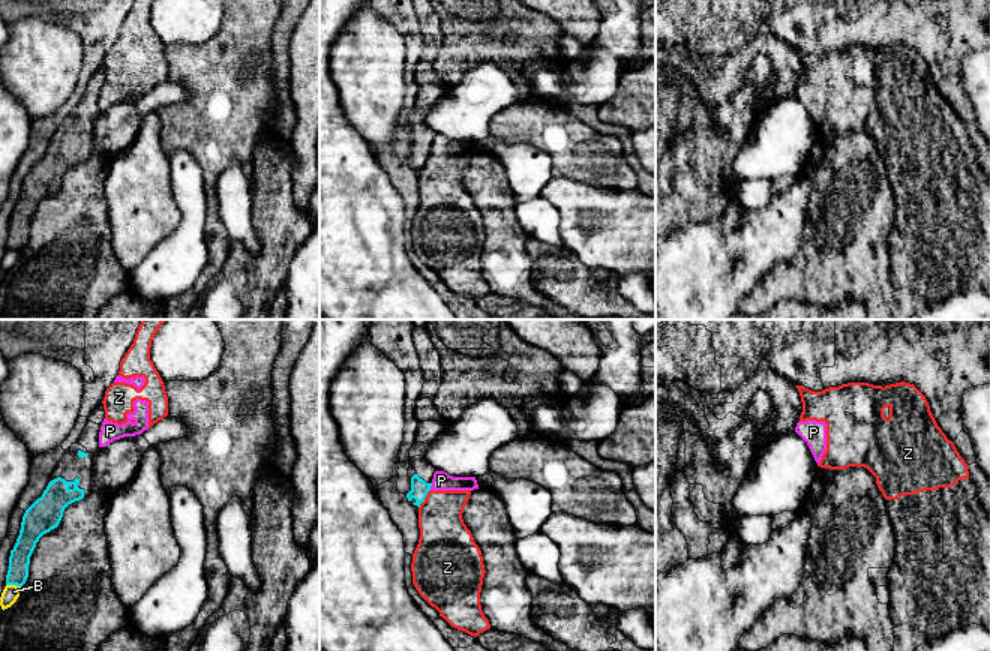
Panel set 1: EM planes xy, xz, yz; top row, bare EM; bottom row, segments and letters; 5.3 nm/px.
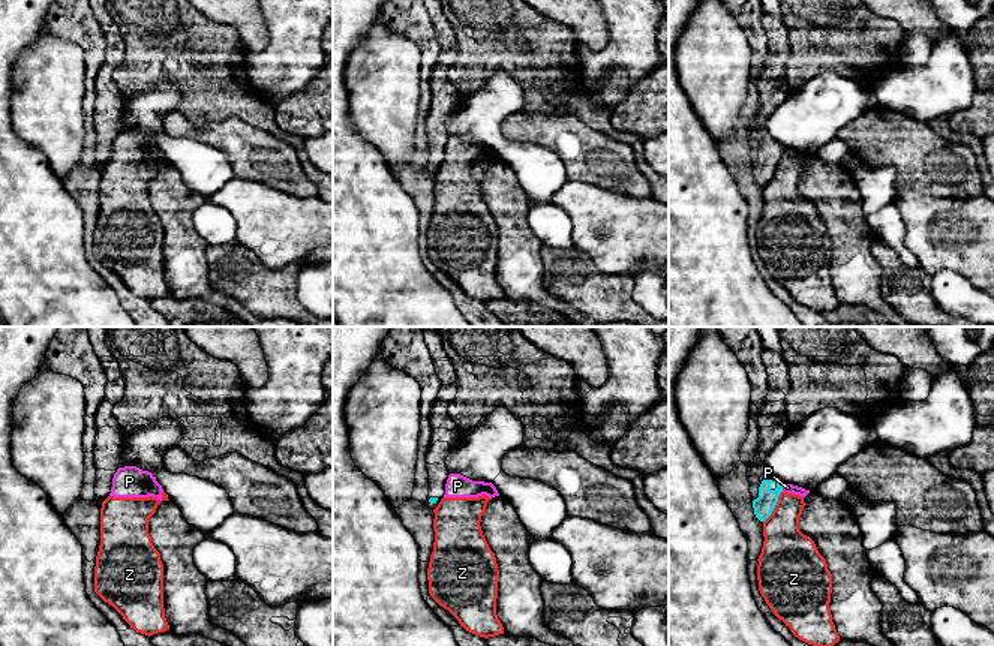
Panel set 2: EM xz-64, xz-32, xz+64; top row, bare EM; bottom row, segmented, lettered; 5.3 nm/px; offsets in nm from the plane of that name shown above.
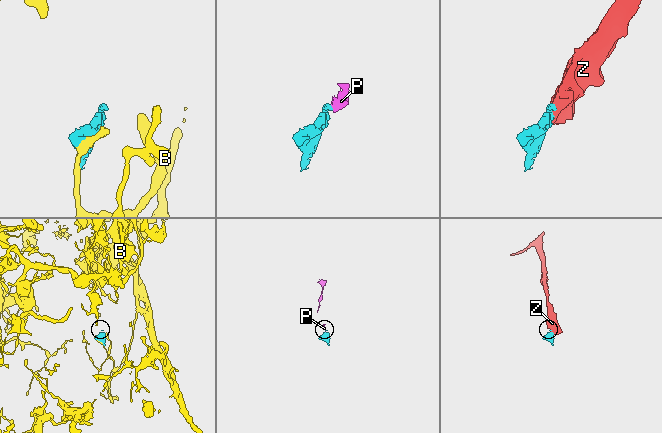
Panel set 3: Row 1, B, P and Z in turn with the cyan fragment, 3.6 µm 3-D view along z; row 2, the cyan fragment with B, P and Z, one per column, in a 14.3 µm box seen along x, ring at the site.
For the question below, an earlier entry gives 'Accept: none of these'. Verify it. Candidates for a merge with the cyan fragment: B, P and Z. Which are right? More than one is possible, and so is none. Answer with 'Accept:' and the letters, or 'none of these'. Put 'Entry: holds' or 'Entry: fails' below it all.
Accept: none of these
Entry: holds

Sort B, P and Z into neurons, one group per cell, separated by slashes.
B / P Z

